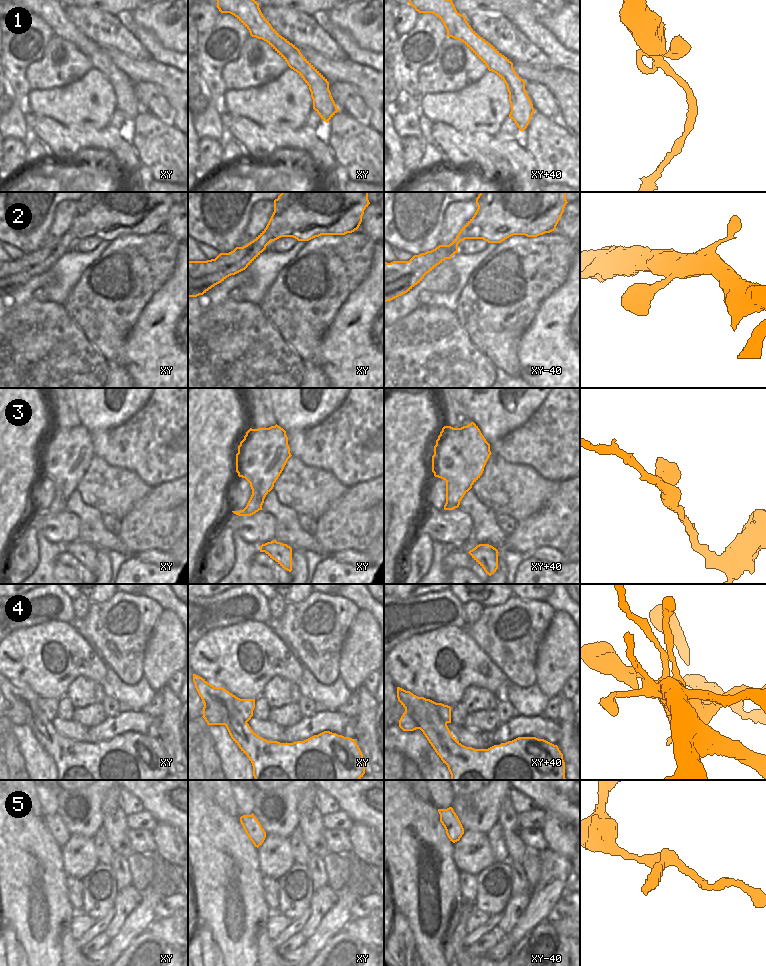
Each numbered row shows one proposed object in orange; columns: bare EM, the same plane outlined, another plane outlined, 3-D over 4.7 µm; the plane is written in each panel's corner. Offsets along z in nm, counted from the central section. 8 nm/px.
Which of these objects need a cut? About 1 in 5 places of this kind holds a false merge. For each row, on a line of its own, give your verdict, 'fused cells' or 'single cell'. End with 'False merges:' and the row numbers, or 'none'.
1: single cell
2: single cell
3: single cell
4: fused cells
5: single cell
False merges: 4

